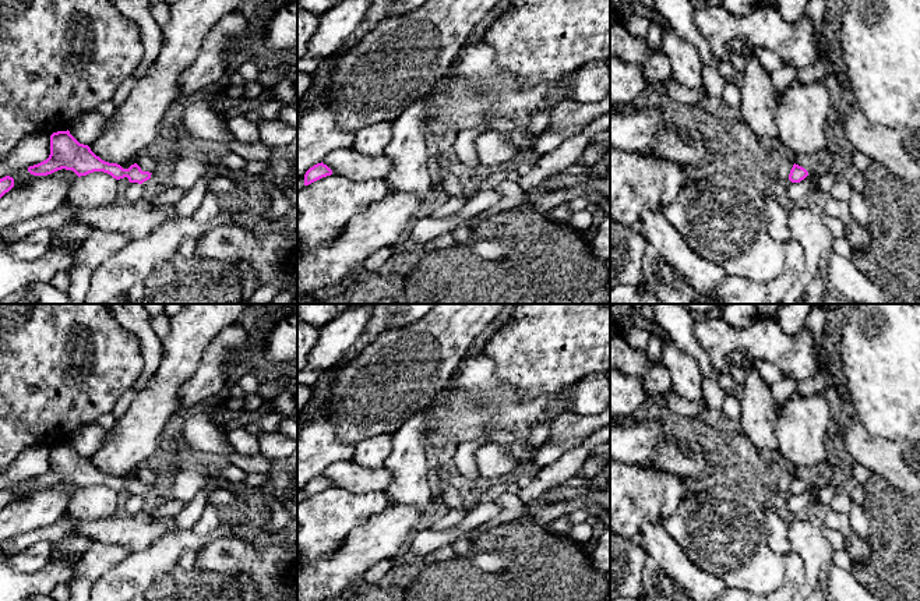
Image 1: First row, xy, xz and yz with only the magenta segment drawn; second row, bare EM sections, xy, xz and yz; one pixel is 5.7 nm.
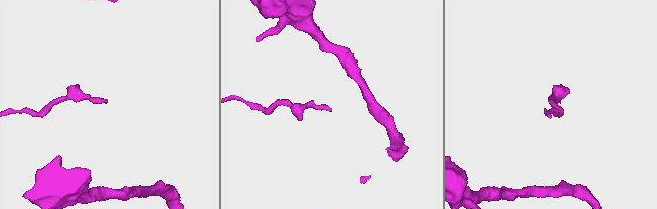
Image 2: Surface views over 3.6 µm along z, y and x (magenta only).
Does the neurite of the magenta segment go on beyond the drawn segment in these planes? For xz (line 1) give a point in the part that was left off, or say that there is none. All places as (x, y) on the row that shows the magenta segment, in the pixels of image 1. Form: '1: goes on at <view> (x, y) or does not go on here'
1: does not go on here

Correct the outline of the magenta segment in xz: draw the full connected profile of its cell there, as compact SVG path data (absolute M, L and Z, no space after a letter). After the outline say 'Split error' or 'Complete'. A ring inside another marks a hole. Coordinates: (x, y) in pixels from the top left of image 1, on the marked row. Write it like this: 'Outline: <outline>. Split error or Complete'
Outline: M322 162L317 163L306 172L304 185L309 185L309 184L311 184L322 177L331 176L331 174L332 174L332 170L327 165L324 165Z. Complete

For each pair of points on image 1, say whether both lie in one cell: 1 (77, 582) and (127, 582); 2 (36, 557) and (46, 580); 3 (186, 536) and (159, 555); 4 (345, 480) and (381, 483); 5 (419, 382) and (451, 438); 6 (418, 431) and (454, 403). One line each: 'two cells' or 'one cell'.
1: two cells
2: two cells
3: one cell
4: one cell
5: two cells
6: two cells

